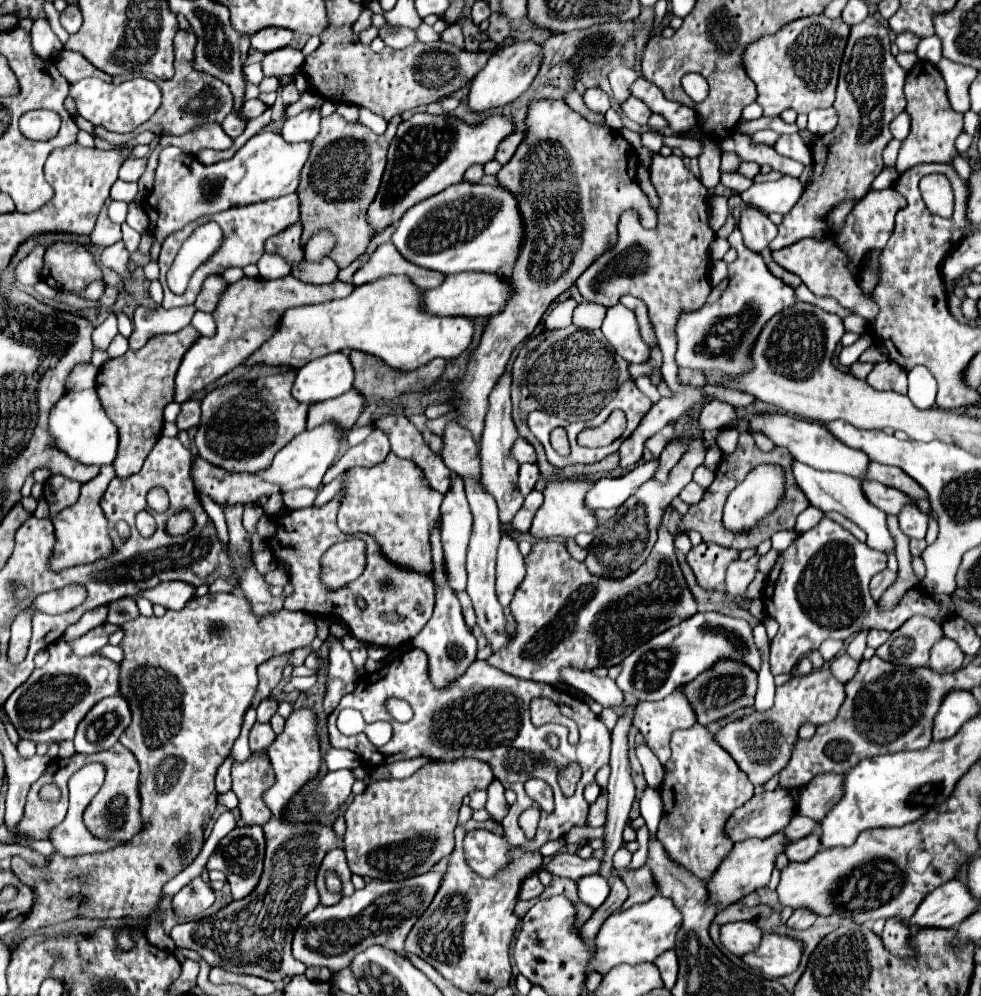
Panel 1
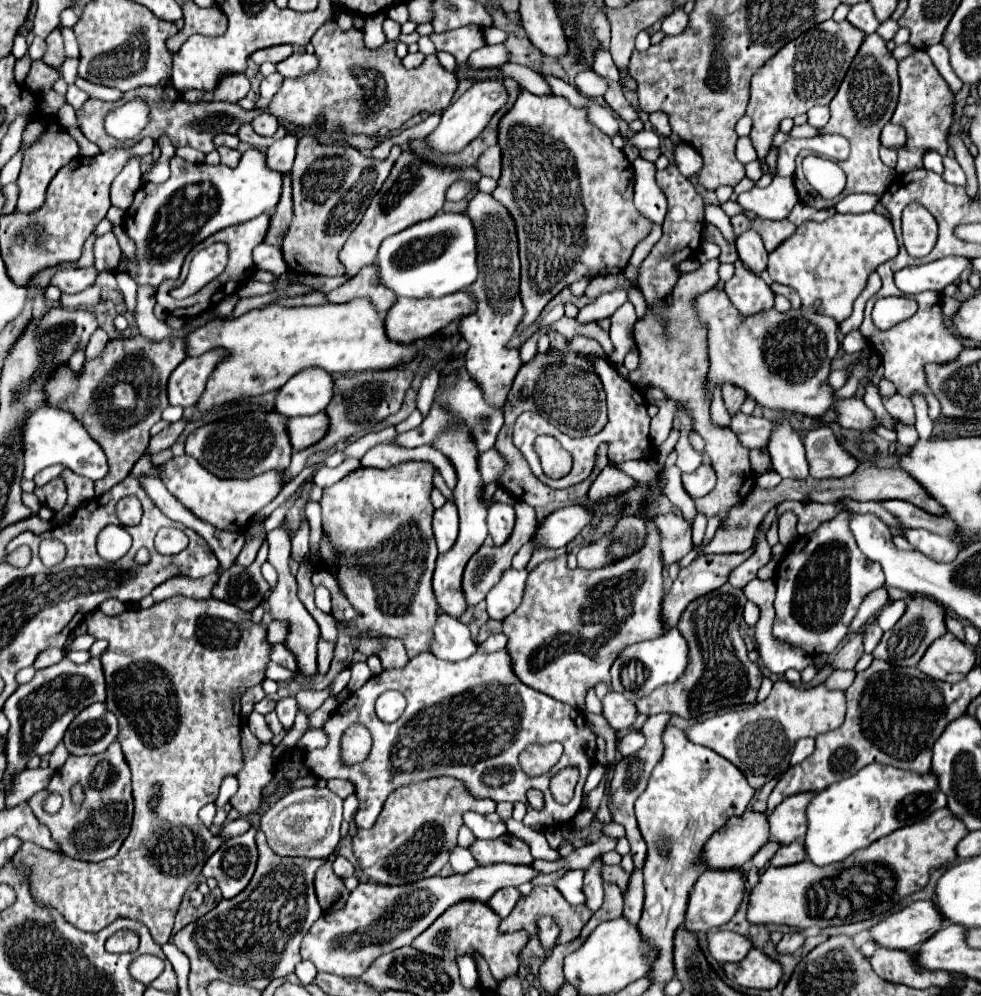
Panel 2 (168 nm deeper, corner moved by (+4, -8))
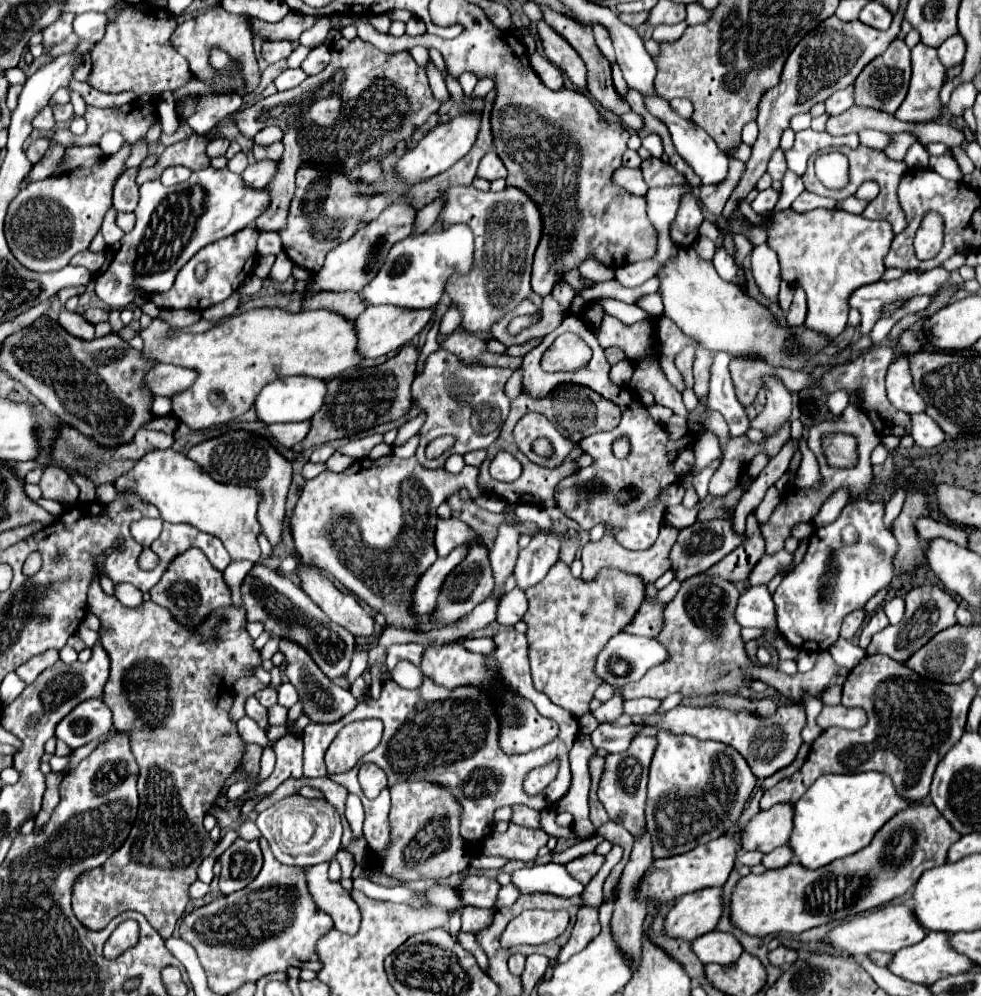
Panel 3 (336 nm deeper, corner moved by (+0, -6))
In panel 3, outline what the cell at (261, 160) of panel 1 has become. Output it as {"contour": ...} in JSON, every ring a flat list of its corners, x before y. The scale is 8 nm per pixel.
{"contour":[[209,166,197,170,185,184,187,188,183,182,167,188,161,180,151,180,141,186,135,228,121,238,119,248,109,248,105,264,95,274,95,292,111,310,131,304,131,286,139,286,145,292,171,290,179,270,191,256,203,246,255,224,271,200,267,188,247,188,243,178,229,168,217,170]]}

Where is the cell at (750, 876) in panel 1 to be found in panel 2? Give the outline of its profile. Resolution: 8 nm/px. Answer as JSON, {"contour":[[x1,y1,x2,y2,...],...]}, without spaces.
{"contour":[[741,870,739,872,703,872,697,878,695,888,689,894,683,926,687,930,699,934,699,932,709,932,709,930,715,930,715,928,727,924,733,918,733,914,737,912,737,908,743,900,743,894,745,894,745,884,743,884,741,874,743,874]]}

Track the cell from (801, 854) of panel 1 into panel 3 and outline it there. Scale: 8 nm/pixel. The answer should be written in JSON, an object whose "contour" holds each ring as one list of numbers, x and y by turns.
{"contour":[[781,846,781,848,775,848,773,852,763,856,763,866,765,868,783,868,791,860,793,860,791,858,791,846]]}

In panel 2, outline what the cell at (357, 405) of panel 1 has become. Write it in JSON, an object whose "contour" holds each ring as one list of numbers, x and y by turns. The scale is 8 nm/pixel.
{"contour":[[327,414,319,416,299,416,299,420,287,420,287,434,293,450,303,450,323,438,327,432]]}

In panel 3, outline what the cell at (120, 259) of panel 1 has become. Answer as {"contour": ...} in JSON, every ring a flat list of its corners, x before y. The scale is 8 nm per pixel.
{"contour":[[111,208,109,214,107,214,107,218,103,220,103,226,101,226,101,234,103,234,107,246,115,246,115,244,119,242,119,238,125,234,125,232,115,224,115,214,117,214,117,210]]}

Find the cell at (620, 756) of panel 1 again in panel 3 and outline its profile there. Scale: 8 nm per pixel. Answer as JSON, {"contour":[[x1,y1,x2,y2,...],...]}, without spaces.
{"contour":[[583,904,579,908,573,934,571,934,569,942,563,946,563,950,559,954,559,962,567,962,575,952,583,950,587,946,587,942,591,942,591,938,595,938,595,934,599,934,601,924,599,924,597,910,599,910,599,906,589,906,589,904]]}

